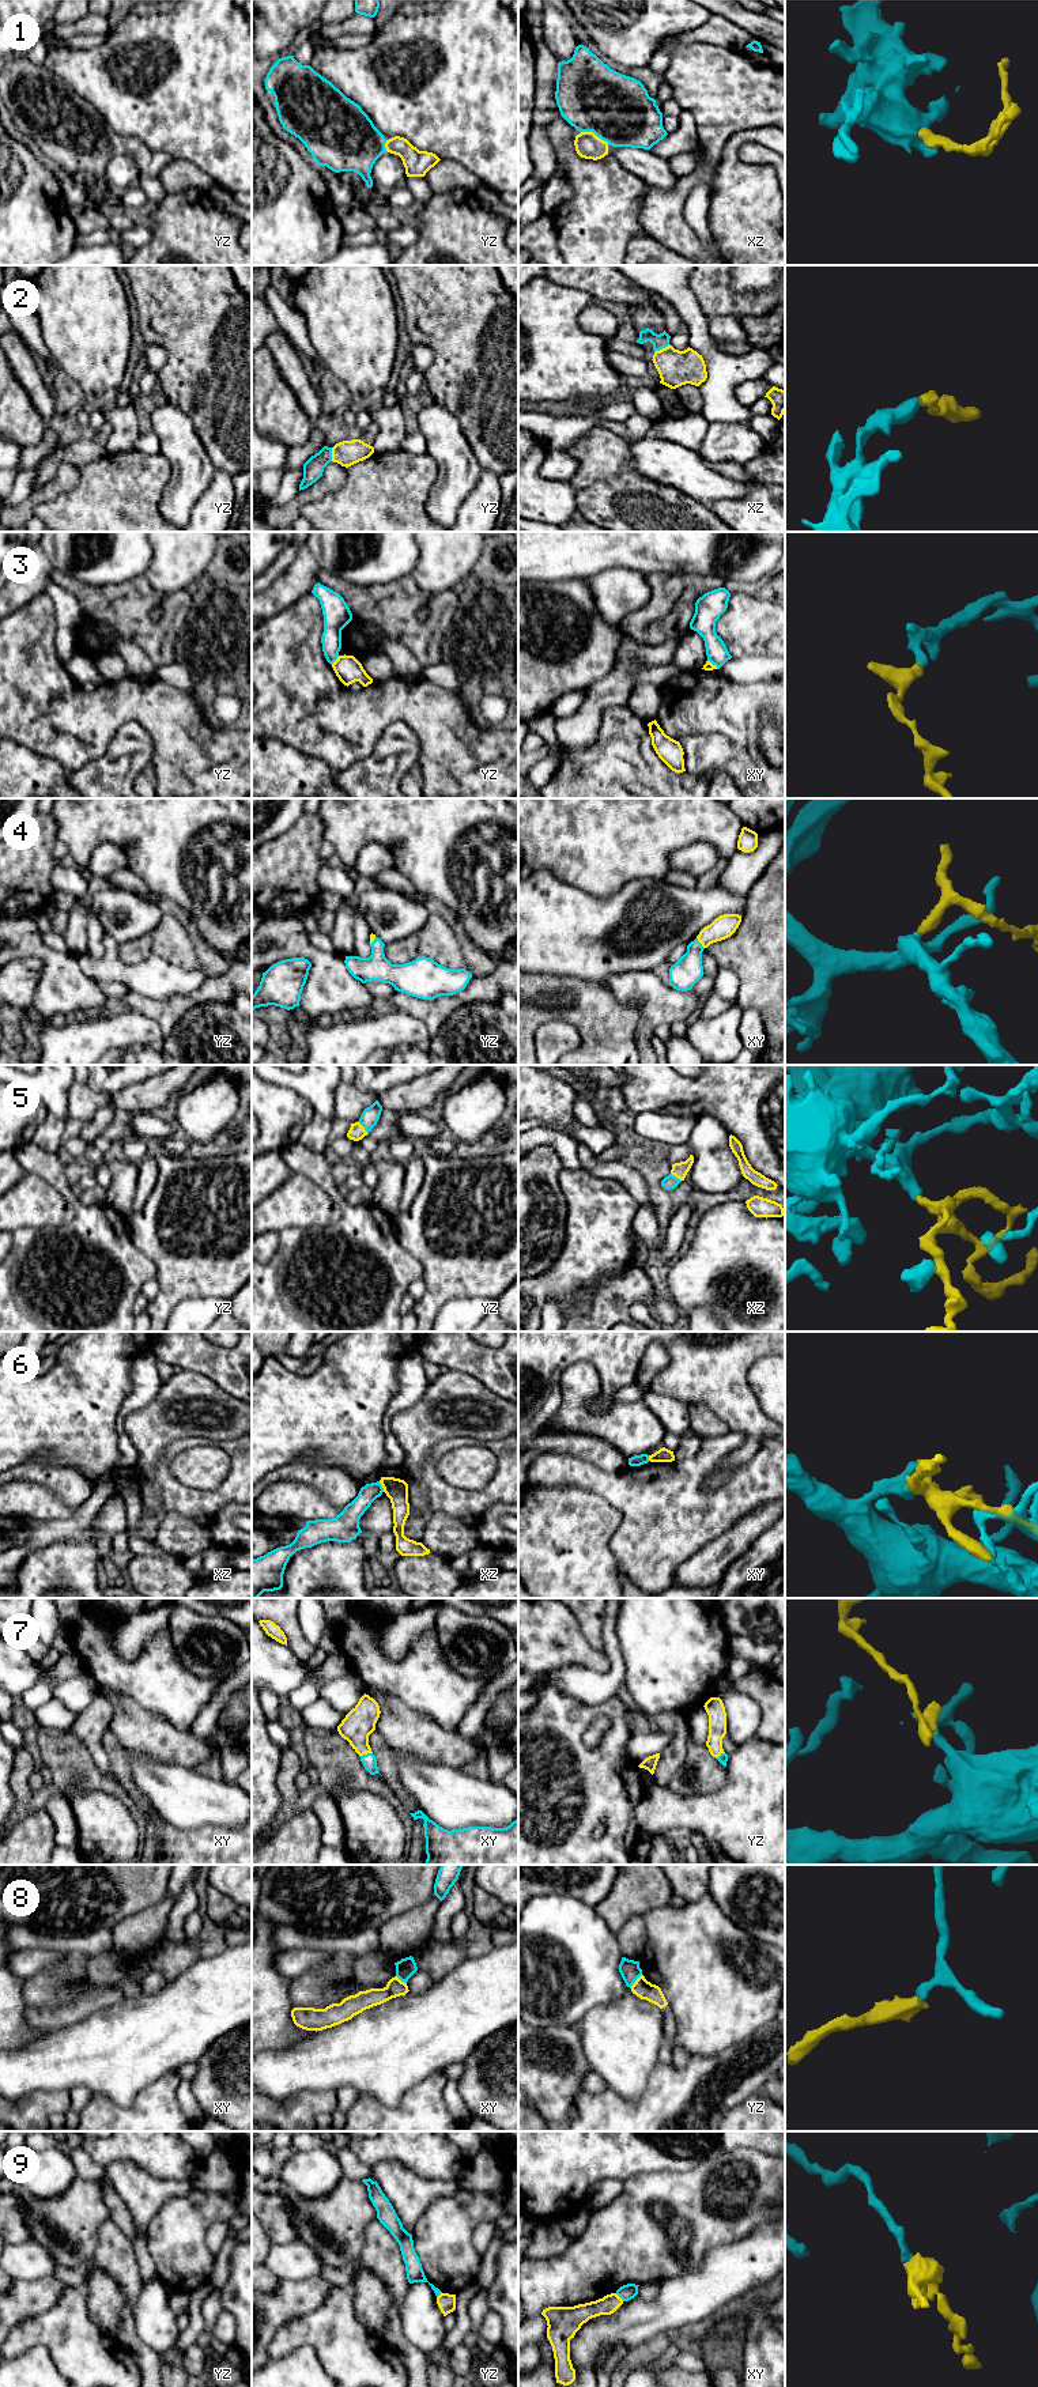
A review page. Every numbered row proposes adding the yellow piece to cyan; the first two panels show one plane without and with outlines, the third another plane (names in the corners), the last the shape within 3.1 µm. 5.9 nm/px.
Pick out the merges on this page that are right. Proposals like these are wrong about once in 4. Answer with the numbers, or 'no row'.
1, 2, 4, 5, 7

